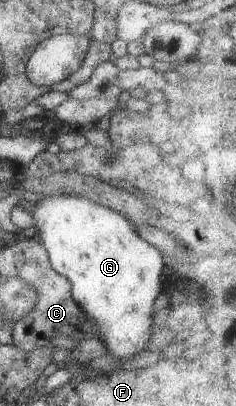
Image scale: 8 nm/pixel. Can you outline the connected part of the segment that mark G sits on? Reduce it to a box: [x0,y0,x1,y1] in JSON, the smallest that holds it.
[29,194,163,360]

